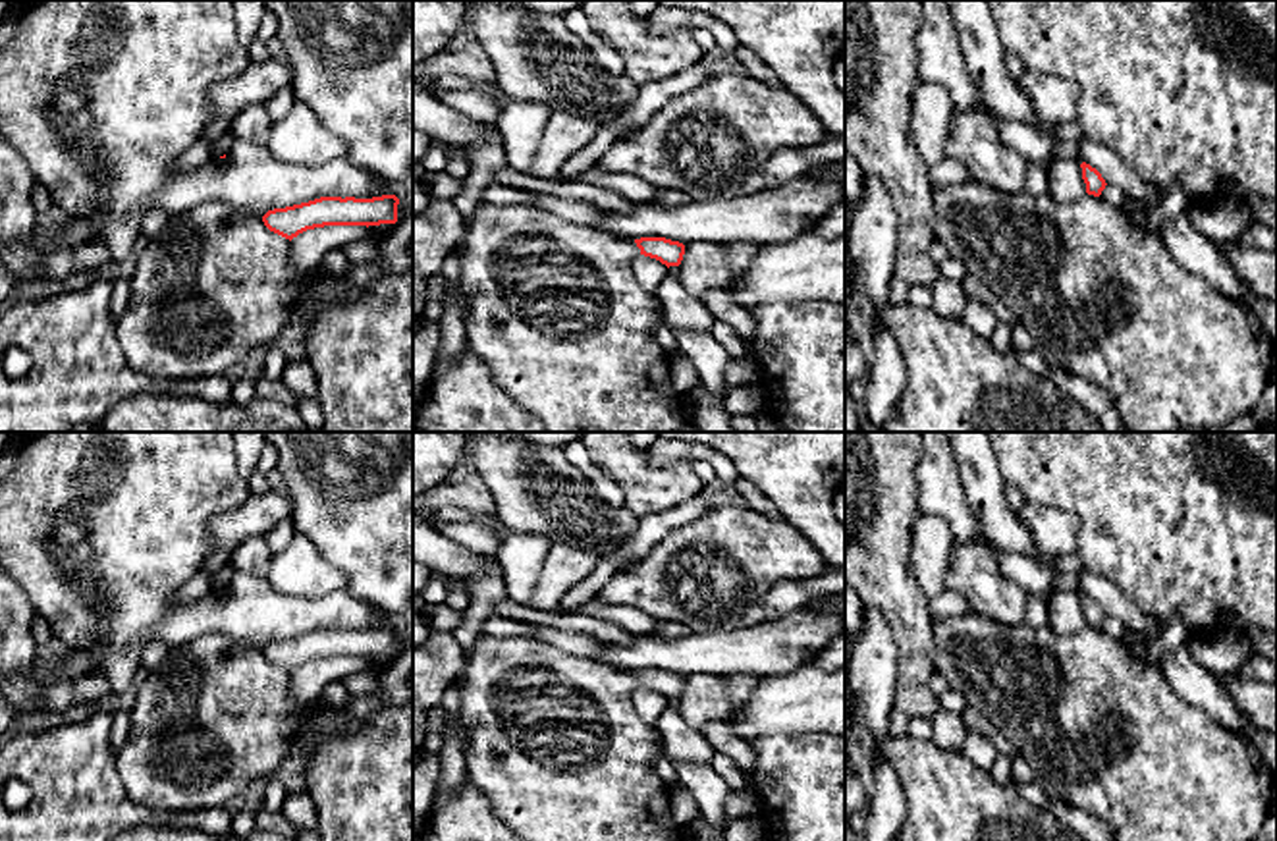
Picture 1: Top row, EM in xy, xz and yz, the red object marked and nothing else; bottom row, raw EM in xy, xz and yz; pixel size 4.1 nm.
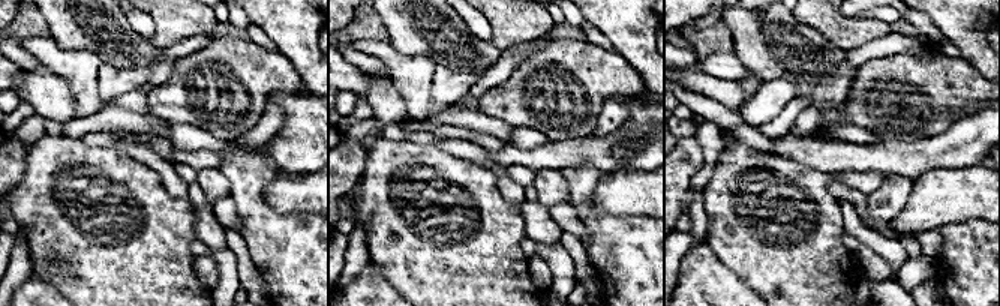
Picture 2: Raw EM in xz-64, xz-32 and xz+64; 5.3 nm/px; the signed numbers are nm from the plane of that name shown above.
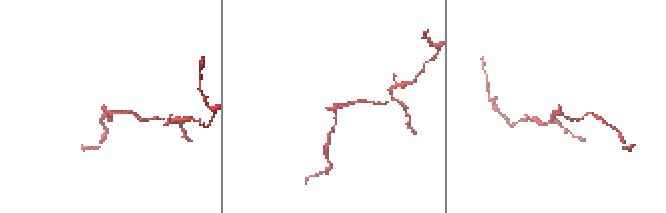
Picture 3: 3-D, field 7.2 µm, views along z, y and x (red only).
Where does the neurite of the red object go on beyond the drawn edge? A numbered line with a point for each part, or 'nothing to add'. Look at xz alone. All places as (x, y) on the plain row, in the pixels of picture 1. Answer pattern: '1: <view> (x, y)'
1: xz (554, 741)

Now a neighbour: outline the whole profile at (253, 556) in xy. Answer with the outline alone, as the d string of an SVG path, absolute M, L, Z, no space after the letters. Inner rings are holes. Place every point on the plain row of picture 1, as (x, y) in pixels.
M253 536L230 552L230 565L235 573L268 579L272 552L264 536Z

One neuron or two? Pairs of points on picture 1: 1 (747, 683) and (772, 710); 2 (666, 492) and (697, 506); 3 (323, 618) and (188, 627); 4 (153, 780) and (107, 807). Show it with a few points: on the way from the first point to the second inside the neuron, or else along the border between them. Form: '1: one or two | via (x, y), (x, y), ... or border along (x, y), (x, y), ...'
1: two | border along (760, 678), (753, 693), (732, 714)
2: two | border along (701, 492), (645, 515)
3: one | via (290, 616), (220, 616)
4: two | border along (116, 751), (126, 793), (170, 811)

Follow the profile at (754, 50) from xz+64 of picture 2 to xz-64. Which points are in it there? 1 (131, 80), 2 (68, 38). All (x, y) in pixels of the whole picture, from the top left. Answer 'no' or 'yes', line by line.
1: no
2: yes

